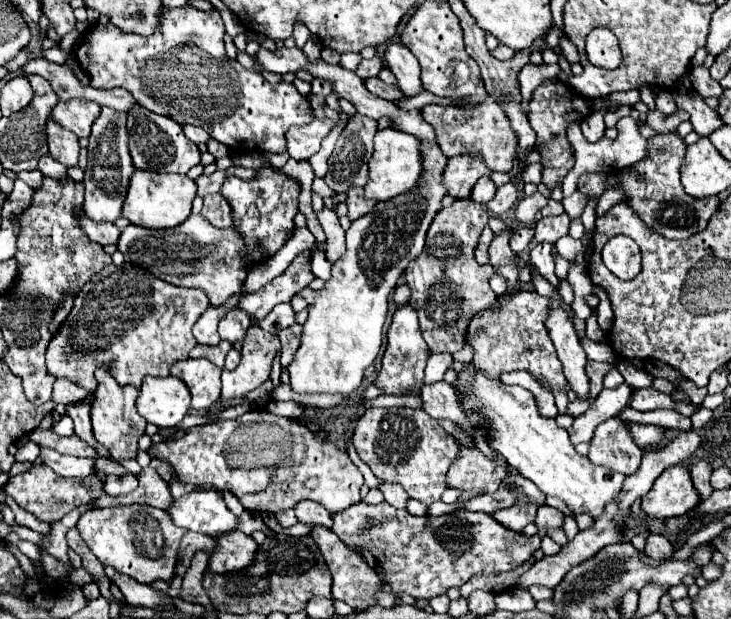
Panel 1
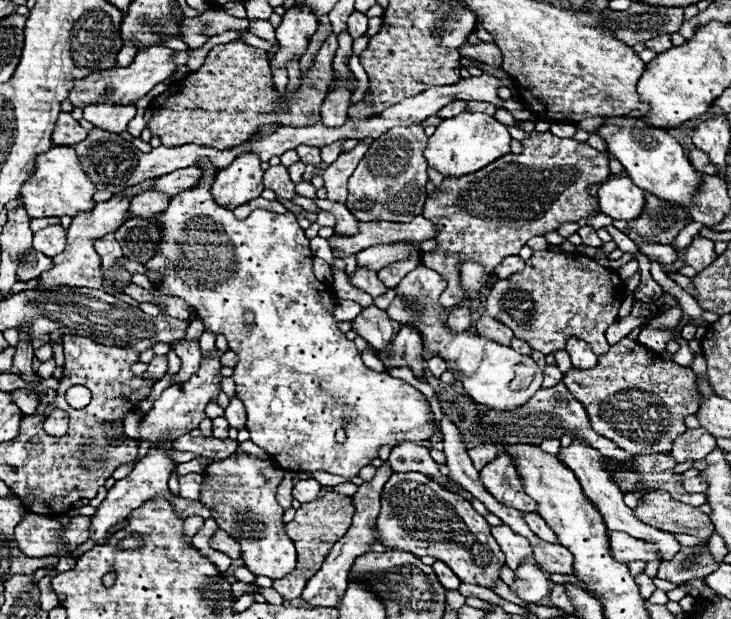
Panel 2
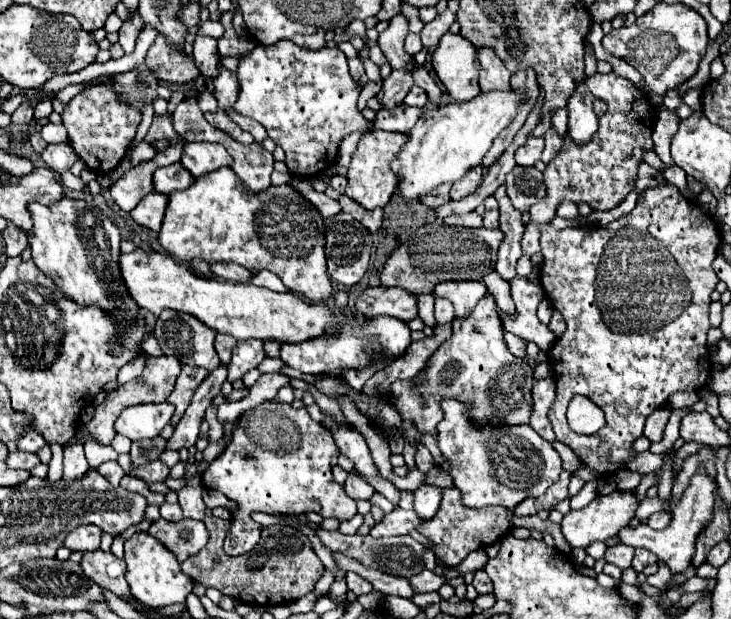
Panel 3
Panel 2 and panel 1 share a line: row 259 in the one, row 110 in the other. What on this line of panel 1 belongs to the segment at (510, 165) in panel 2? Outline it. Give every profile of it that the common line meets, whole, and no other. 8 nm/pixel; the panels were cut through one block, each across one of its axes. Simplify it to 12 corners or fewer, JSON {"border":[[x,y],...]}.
{"border":[[490,96],[474,108],[424,106],[444,156],[510,172],[518,136]]}

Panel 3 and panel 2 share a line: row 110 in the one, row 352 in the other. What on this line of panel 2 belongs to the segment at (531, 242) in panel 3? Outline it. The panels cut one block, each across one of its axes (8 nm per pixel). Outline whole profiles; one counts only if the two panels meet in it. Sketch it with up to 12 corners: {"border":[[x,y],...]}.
{"border":[[628,338],[562,382],[592,430],[668,454],[692,368]]}

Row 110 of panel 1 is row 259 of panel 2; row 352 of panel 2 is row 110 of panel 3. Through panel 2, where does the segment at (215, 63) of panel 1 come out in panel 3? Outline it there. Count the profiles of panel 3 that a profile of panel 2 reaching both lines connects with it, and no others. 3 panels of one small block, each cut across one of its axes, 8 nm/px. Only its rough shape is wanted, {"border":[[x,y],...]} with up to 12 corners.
{"border":[[290,40],[238,64],[242,116],[298,178],[368,132],[338,48]]}

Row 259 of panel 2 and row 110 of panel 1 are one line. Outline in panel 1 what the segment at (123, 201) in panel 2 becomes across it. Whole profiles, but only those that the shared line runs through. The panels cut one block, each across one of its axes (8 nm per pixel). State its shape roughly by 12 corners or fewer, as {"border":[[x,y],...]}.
{"border":[[88,100],[58,102],[54,120],[88,138],[100,106]]}

